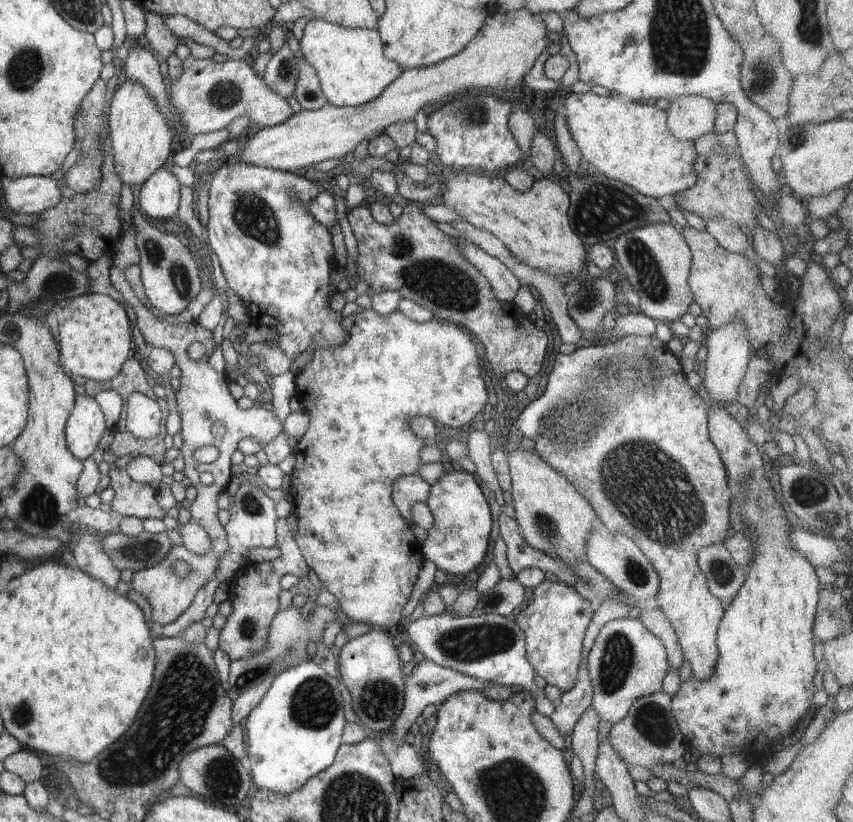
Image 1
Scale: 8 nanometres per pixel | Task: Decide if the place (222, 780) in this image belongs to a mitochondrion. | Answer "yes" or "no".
yes

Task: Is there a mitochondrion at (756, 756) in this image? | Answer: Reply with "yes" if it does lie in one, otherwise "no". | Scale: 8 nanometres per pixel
no

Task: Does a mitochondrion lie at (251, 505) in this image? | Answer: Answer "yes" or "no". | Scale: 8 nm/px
yes

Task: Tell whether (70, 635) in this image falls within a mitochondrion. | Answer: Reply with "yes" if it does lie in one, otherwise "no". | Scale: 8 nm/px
no

